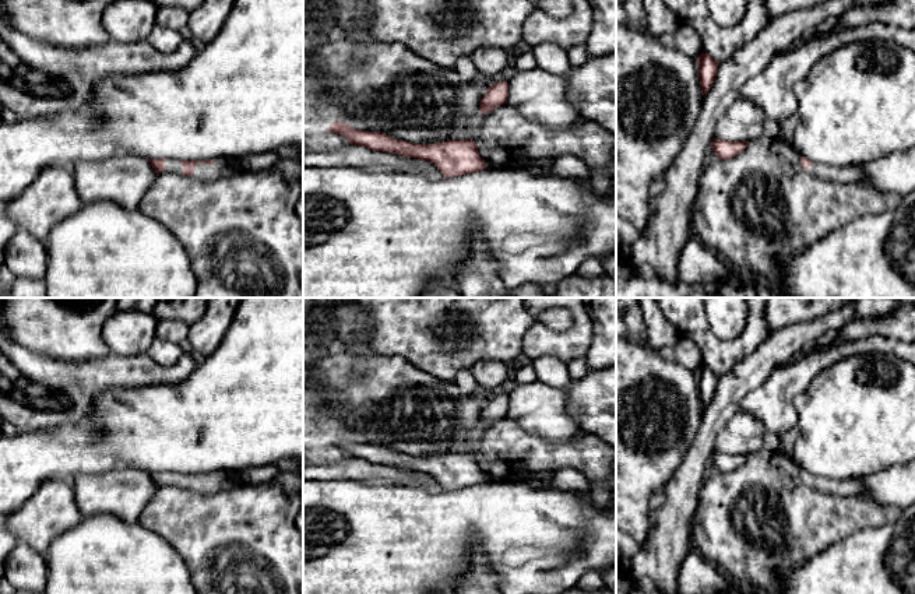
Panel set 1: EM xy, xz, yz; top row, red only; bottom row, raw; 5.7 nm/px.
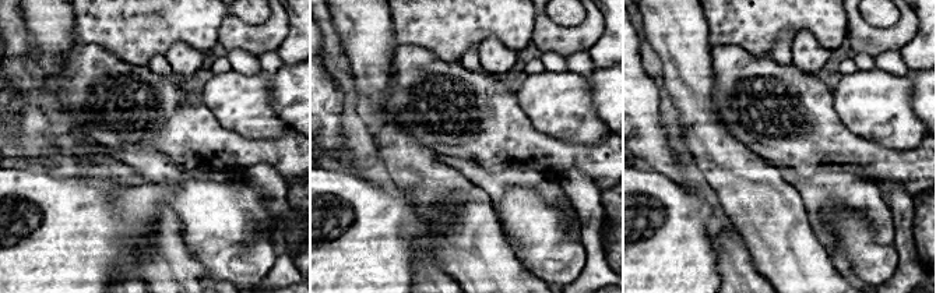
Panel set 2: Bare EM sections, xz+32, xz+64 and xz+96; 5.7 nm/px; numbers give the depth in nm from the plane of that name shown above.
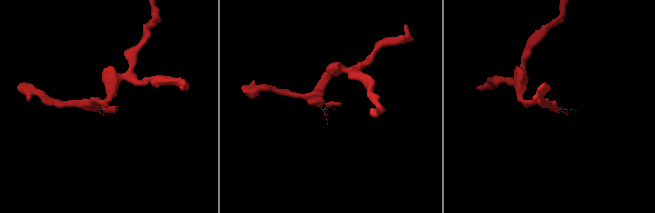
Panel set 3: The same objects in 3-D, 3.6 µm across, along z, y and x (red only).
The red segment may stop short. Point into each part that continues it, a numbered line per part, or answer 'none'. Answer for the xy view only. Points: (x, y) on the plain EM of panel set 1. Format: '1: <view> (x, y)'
1: xy (220, 481)

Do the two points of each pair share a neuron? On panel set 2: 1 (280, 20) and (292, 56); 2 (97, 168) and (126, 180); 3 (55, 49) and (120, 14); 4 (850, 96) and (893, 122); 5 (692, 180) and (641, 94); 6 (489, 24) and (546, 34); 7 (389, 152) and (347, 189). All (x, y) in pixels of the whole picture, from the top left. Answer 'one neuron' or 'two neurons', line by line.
1: two neurons
2: one neuron
3: two neurons
4: one neuron
5: one neuron
6: two neurons
7: two neurons

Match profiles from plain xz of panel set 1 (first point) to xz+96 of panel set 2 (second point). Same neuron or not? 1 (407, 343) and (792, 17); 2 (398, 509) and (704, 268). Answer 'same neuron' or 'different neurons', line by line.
1: same neuron
2: same neuron

